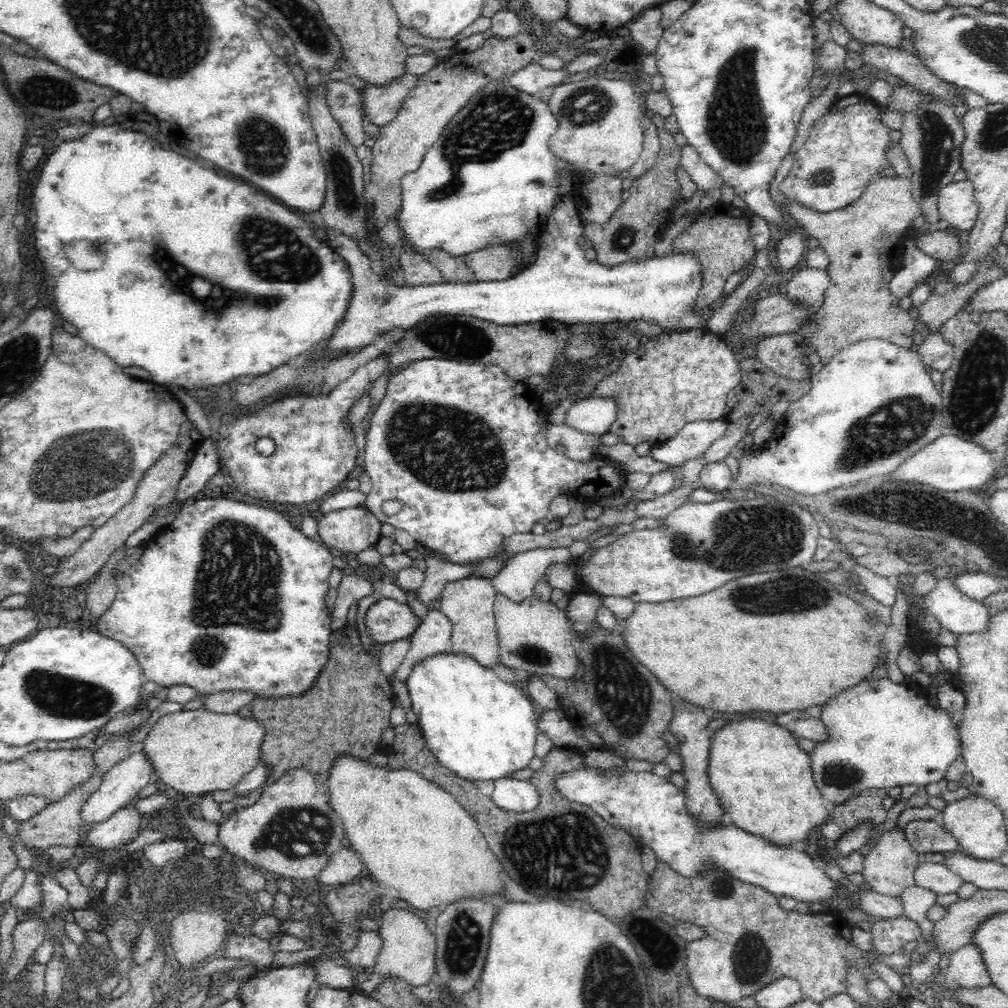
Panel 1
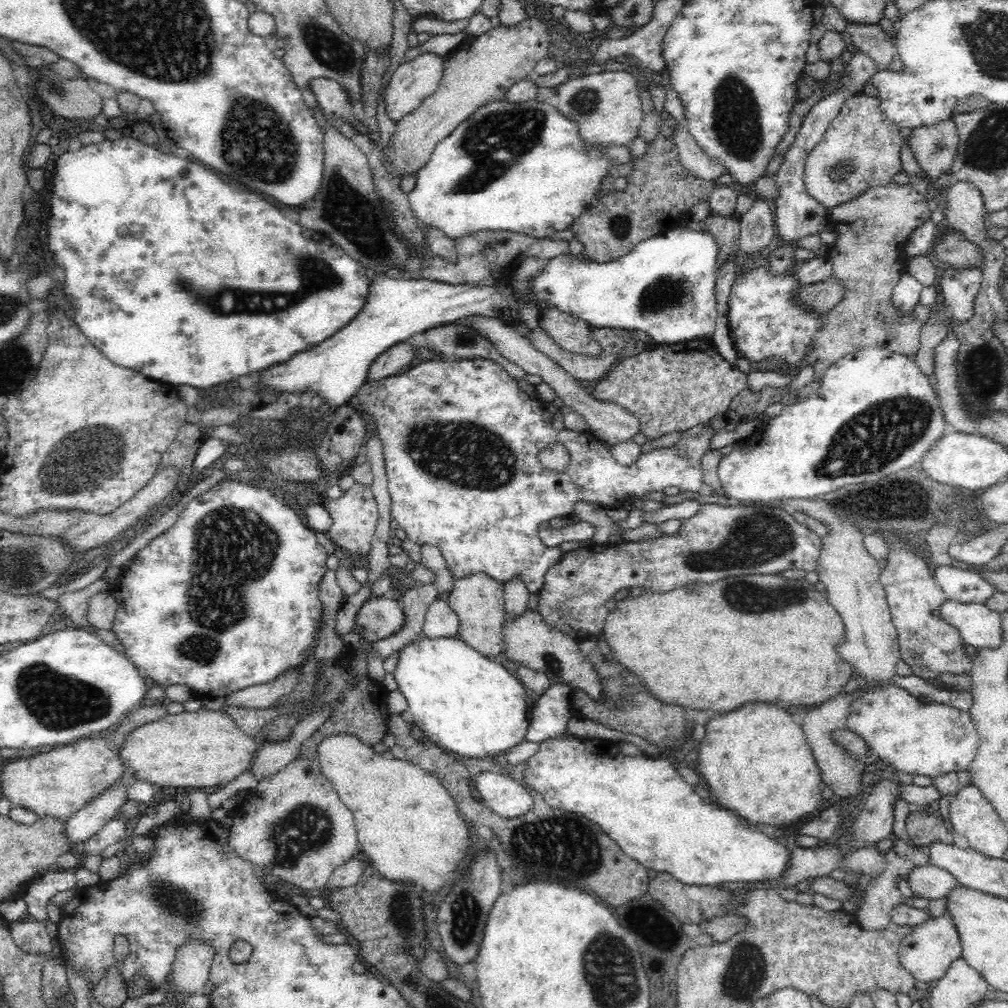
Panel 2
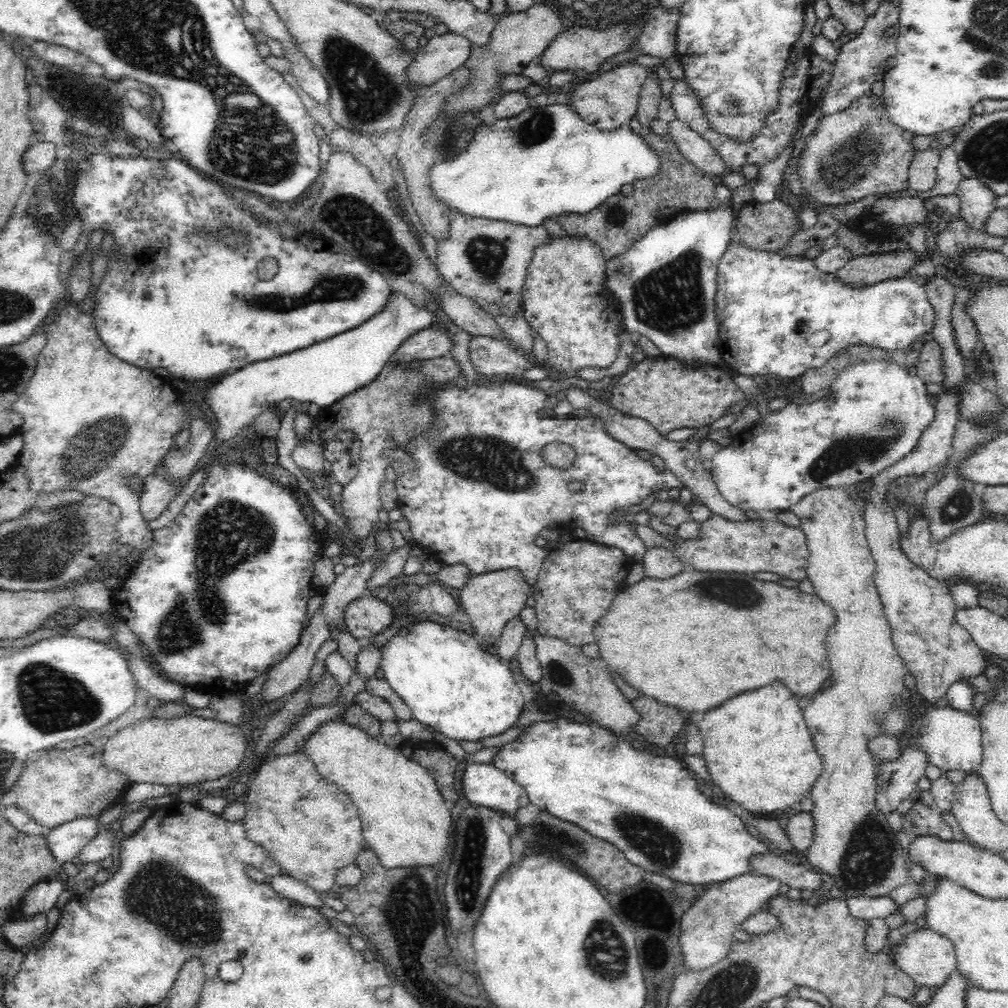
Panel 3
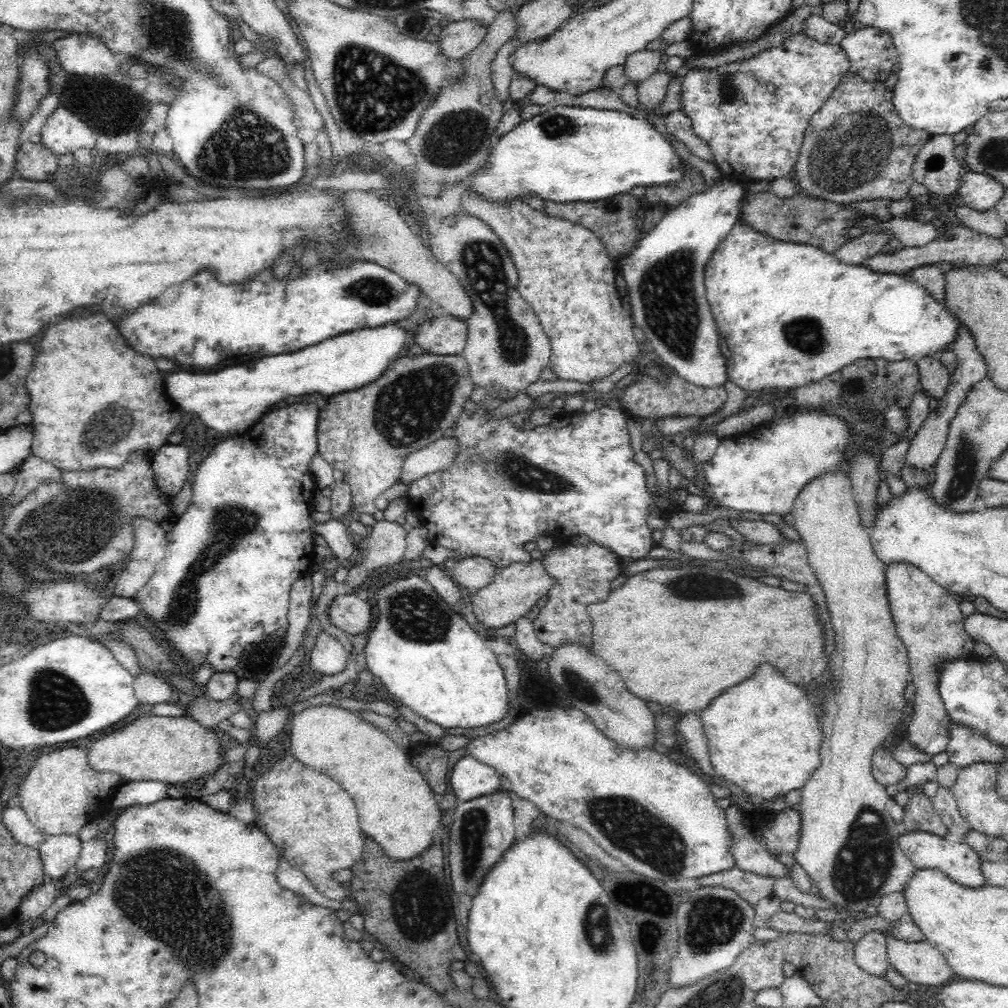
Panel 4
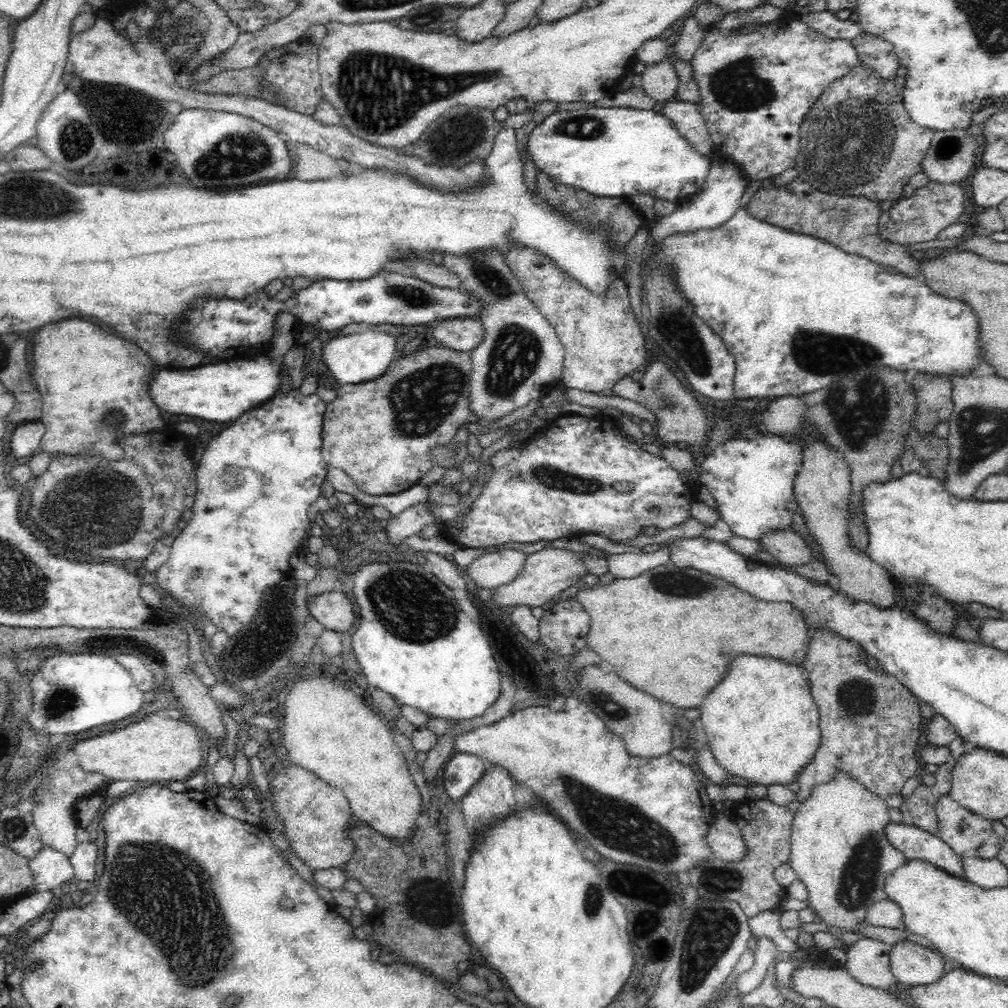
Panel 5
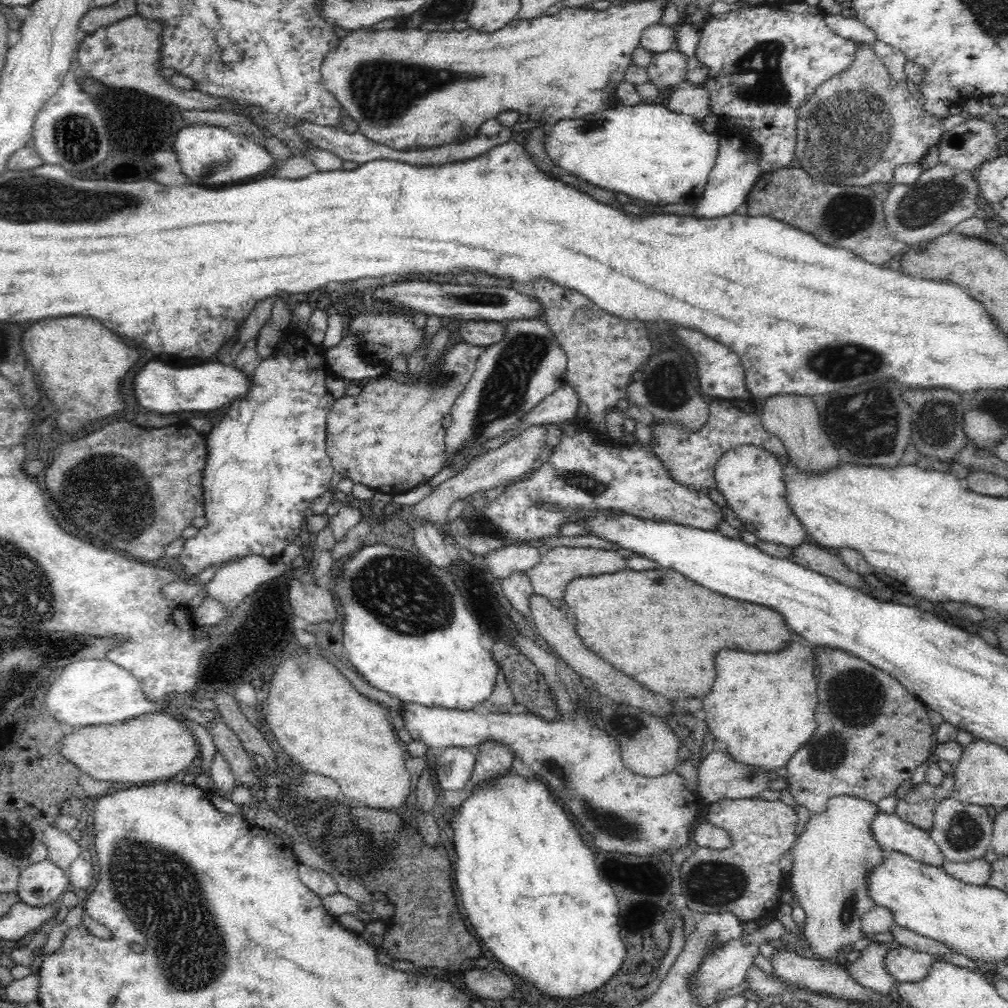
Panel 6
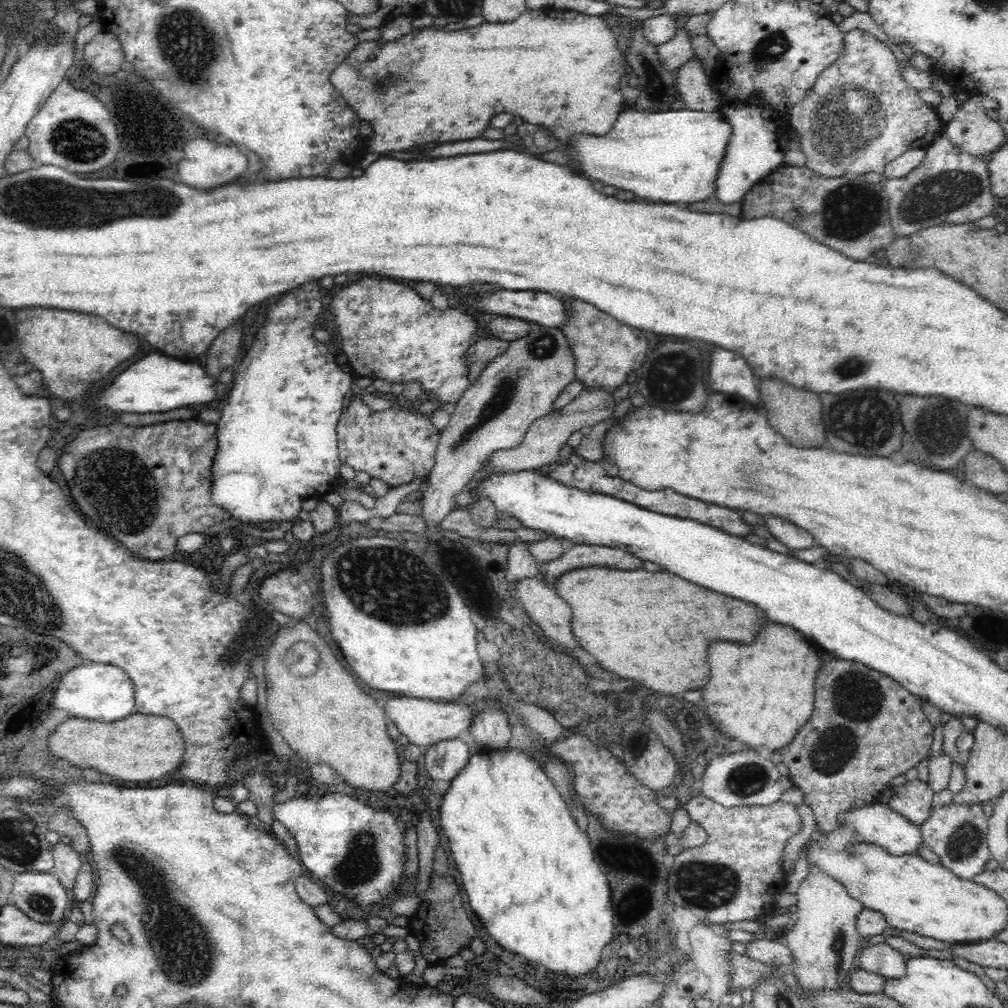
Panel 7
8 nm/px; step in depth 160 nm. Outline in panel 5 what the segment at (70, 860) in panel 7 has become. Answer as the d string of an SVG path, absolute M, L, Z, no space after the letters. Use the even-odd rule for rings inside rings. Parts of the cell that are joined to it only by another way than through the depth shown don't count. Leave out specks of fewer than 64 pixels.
M72 766L70 770L56 770L56 774L50 778L50 788L40 790L40 796L42 796L40 800L42 802L31 811L34 814L33 821L38 829L43 847L48 847L70 858L79 843L76 841L76 829L78 826L74 824L76 818L72 814L76 800L80 796L86 796L86 794L103 793L104 786L110 783L111 780L106 776L85 771L81 766Z

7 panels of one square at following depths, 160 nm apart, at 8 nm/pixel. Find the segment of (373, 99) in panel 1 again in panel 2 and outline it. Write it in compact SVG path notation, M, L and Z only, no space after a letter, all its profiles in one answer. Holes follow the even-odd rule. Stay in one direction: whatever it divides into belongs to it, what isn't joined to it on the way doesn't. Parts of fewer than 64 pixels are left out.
M424 52L416 58L405 61L398 66L392 74L392 79L388 82L386 90L384 90L384 102L386 102L386 112L388 118L392 118L394 122L399 121L412 110L416 110L420 106L420 102L428 95L431 95L439 87L439 82L443 77L443 66L448 60L449 54L438 56L433 52Z

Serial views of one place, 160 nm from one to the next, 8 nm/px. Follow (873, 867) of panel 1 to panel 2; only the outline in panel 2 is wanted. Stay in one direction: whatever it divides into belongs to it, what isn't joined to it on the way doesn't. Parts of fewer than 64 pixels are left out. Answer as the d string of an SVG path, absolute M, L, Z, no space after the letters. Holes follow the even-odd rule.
M892 850L886 853L886 872L868 886L866 900L855 914L856 921L863 930L880 931L891 924L891 912L901 902L897 885L902 874L912 870L912 863L900 858Z

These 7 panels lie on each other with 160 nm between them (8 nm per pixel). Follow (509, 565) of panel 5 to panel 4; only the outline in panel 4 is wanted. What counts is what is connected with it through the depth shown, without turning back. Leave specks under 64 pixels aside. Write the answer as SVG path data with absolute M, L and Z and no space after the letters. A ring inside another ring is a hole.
M474 556L458 560L449 573L460 586L480 590L488 586L500 570L502 566L496 566L491 560Z

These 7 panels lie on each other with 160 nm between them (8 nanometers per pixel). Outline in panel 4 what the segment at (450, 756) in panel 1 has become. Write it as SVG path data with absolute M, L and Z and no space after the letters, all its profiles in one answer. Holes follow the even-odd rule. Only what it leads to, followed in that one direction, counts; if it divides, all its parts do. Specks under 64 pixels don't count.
M419 575L401 576L395 578L381 587L379 587L374 595L374 606L376 608L376 624L372 631L368 634L366 642L363 646L363 653L366 659L368 671L374 677L378 677L381 683L390 695L396 698L404 706L410 708L414 712L420 714L429 720L438 724L443 729L445 728L478 728L478 726L488 726L498 722L504 718L506 710L508 710L508 688L506 686L506 678L504 678L503 668L499 664L497 655L492 652L486 645L484 637L476 628L472 628L458 613L457 606L444 602L433 586L428 582L428 579L420 577ZM466 754L453 765L449 781L459 803L500 790L500 777L495 768Z

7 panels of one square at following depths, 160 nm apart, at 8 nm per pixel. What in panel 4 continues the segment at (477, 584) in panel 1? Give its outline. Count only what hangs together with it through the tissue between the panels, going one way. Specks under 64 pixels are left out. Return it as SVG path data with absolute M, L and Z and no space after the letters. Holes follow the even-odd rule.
M542 558L512 563L503 567L488 586L480 589L478 596L474 596L472 608L479 622L486 628L502 628L514 623L520 616L528 614L532 606L552 588L554 583L555 580L545 572Z

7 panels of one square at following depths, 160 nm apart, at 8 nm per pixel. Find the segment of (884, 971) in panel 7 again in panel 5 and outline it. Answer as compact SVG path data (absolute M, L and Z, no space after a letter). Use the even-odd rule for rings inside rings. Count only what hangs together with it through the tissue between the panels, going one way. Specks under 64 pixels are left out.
M912 941L891 945L889 959L897 982L911 985L932 984L949 968L940 955Z

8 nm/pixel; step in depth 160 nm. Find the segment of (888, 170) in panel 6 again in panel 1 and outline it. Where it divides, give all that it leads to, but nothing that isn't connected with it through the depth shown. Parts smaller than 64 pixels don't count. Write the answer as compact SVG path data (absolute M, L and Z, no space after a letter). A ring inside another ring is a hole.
M862 92L838 98L828 112L813 124L804 146L793 154L793 165L789 176L779 186L780 193L791 202L799 202L815 212L828 213L848 206L864 192L868 184L886 178L879 171L891 166L887 150L895 142L890 139L891 129L882 122L884 111L868 94Z

